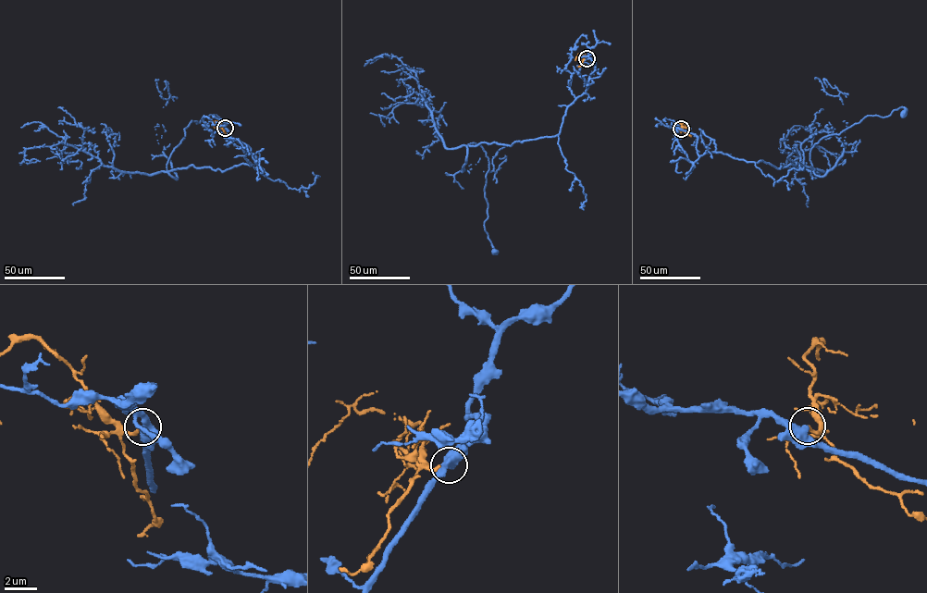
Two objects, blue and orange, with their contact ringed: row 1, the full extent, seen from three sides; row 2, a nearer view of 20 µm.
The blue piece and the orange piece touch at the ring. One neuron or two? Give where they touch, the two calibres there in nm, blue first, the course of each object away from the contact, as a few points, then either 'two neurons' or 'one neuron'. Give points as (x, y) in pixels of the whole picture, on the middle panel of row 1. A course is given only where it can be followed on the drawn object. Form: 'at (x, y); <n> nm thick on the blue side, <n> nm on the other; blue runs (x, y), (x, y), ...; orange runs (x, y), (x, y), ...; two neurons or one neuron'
at (587, 58); 600 nm thick on the blue side, 180 nm on the other; blue runs (587, 58), (579, 73), (587, 87), (558, 134), (467, 145), (479, 145), (488, 159), (484, 226), (495, 252); orange runs (587, 58), (579, 54), (575, 60); two neurons

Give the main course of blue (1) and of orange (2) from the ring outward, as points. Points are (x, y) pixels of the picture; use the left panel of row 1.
1: (225, 128), (254, 155), (244, 155), (252, 165), (167, 170), (191, 120), (216, 115), (221, 122)
2: (225, 128), (216, 121), (213, 123), (215, 128)

